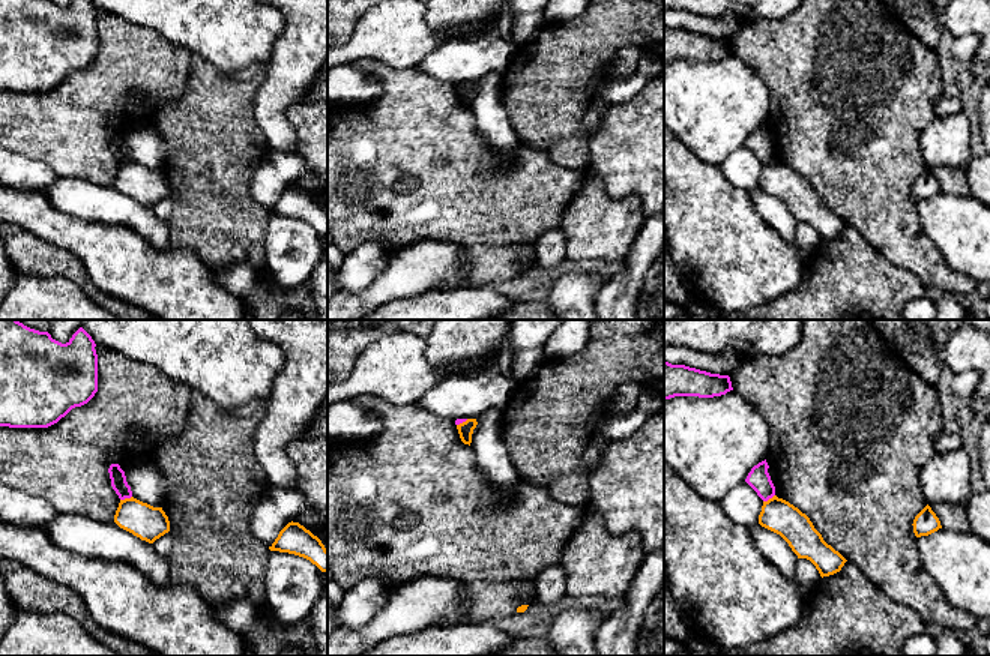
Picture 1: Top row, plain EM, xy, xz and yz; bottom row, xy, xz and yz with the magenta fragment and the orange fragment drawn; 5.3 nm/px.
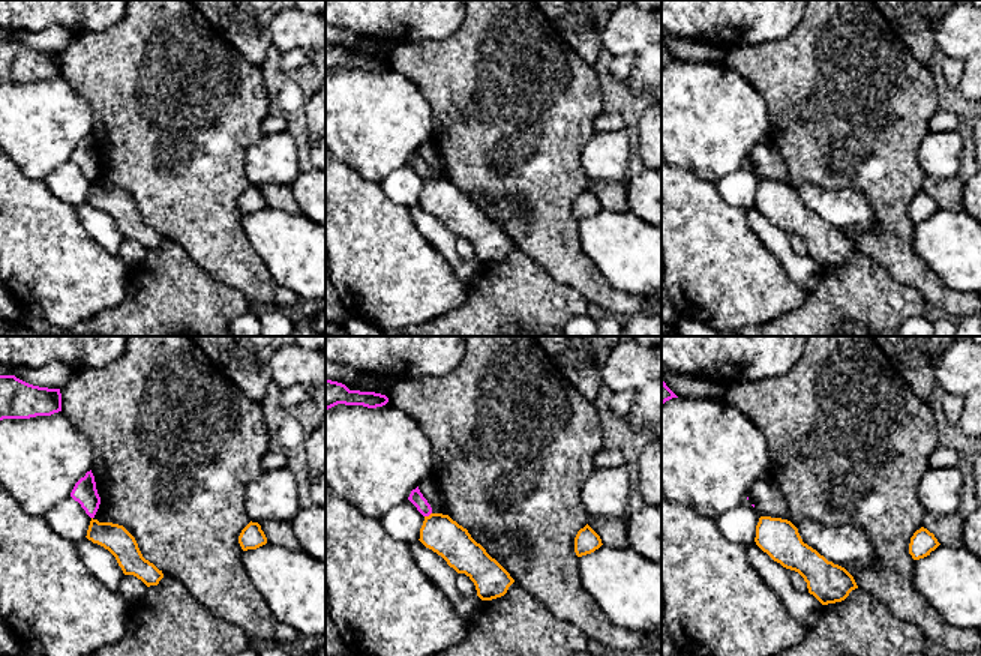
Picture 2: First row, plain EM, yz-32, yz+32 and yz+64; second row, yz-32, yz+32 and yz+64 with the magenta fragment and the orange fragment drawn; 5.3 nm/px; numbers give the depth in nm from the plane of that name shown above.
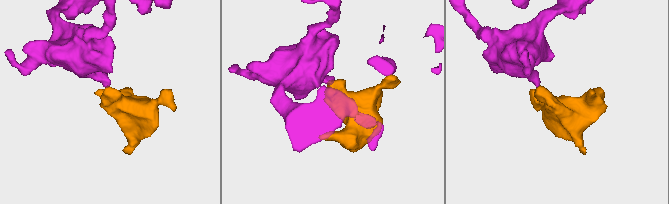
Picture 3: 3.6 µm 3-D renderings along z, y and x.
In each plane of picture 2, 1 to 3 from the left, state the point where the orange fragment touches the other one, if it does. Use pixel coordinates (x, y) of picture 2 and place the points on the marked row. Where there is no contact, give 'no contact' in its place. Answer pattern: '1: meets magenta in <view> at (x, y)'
1: no contact
2: meets magenta in yz+32 at (428, 515)
3: no contact

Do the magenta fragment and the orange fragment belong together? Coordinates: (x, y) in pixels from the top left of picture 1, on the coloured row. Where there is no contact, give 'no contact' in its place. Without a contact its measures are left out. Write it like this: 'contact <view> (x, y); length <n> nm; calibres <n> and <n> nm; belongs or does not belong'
contact xy (125, 497); length 70 nm; calibres 90 and 190 nm; does not belong

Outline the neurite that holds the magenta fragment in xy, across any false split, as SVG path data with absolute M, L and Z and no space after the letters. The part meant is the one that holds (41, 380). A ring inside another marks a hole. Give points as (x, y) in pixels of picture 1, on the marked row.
M0 320L0 426L48 428L98 392L98 354L80 327L62 344L18 320Z

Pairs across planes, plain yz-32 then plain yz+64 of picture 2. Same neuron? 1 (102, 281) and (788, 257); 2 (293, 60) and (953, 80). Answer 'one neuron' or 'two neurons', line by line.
1: two neurons
2: one neuron

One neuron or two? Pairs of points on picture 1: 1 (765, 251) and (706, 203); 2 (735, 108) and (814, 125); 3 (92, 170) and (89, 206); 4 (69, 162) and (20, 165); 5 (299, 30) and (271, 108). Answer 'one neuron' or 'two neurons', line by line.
1: one neuron
2: two neurons
3: two neurons
4: two neurons
5: one neuron

